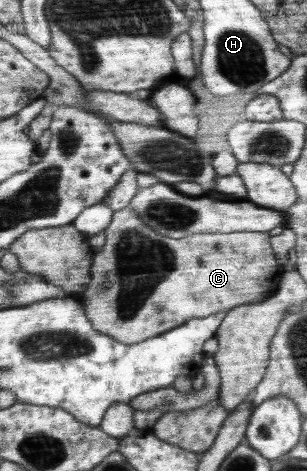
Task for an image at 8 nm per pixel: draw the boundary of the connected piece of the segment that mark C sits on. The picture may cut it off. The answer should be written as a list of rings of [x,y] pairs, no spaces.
[[[125,206],[114,212],[113,220],[103,233],[106,240],[93,255],[89,286],[76,298],[85,307],[86,318],[95,332],[111,336],[126,346],[155,338],[189,320],[229,312],[257,298],[272,297],[284,272],[282,264],[273,254],[268,232],[200,232],[173,240],[145,226],[135,210]]]

